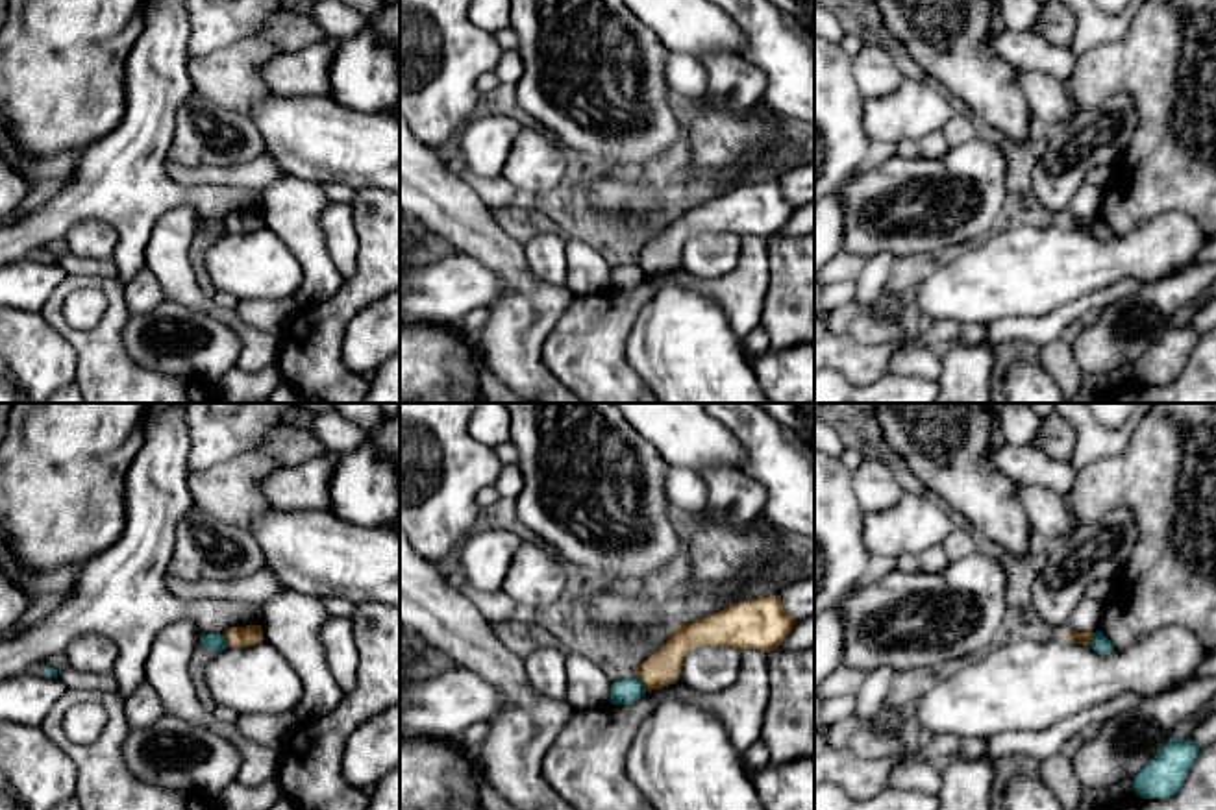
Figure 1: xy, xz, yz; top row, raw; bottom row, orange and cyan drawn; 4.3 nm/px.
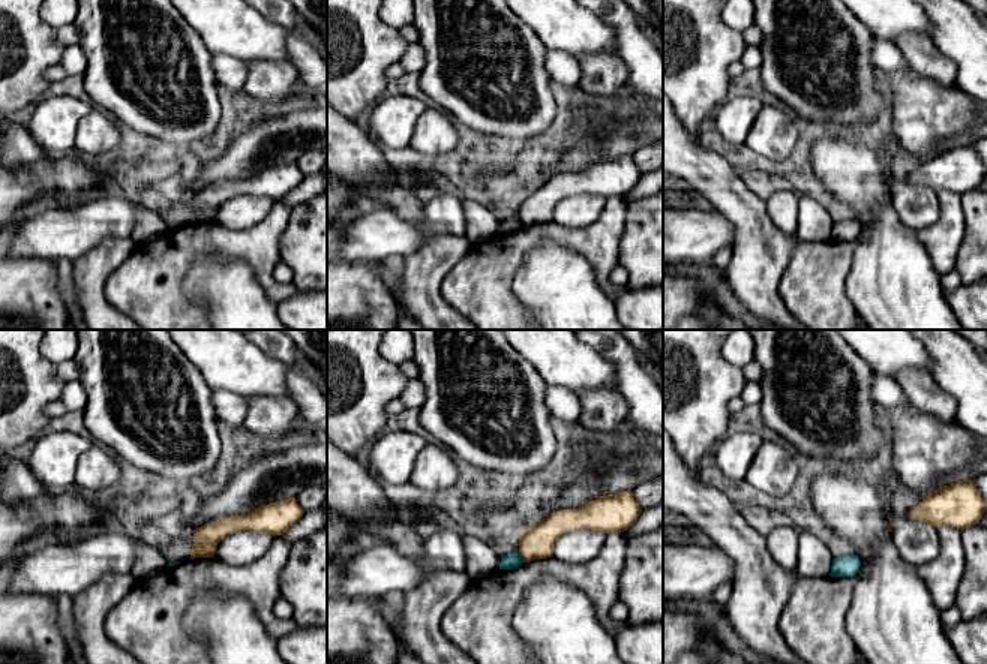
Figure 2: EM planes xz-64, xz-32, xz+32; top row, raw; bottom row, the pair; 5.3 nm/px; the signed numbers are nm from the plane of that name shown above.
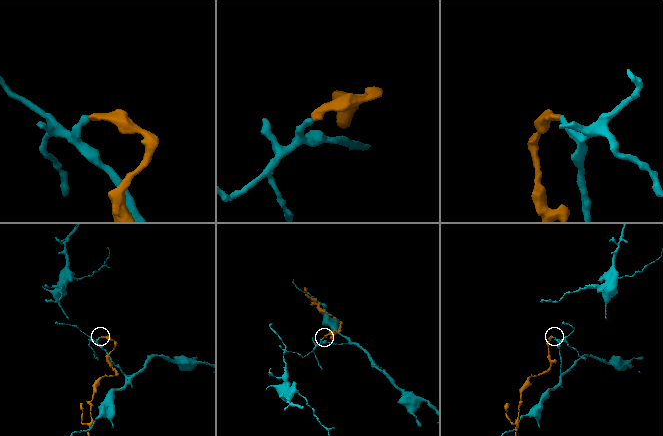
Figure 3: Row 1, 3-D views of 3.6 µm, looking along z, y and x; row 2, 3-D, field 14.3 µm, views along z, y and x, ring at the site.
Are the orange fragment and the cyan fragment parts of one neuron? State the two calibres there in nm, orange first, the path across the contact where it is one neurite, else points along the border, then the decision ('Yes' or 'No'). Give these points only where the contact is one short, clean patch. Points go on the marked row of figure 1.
Thickness 150 nm (orange) against 110 nm. Boundary: xz (637, 677), (646, 690). No

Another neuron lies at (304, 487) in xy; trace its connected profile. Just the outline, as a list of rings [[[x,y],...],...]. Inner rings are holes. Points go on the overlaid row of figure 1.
[[[315,457],[296,466],[279,466],[261,479],[261,492],[278,510],[328,510],[333,462]]]

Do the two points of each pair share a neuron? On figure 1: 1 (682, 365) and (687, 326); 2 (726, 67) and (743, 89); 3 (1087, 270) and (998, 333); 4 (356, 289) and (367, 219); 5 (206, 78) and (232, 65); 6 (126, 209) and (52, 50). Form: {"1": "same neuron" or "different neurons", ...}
{"1": "same neuron", "2": "same neuron", "3": "different neurons", "4": "same neuron", "5": "same neuron", "6": "different neurons"}

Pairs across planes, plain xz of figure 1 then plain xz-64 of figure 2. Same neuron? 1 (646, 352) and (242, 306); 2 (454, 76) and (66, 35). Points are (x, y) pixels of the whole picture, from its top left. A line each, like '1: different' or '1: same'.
1: same
2: different

